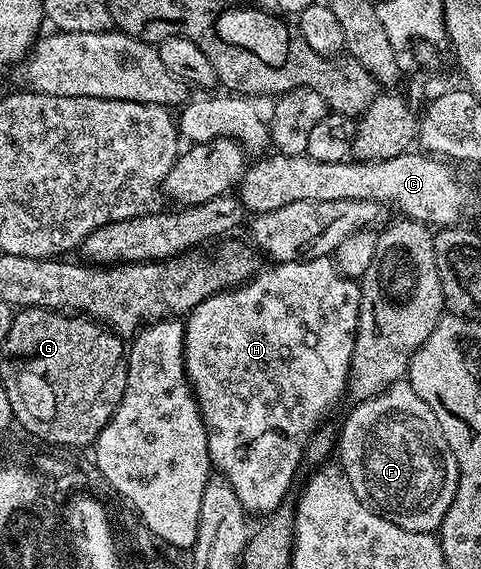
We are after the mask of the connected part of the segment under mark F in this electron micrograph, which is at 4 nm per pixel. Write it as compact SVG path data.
M404 379L395 381L377 397L368 397L351 407L353 409L349 411L340 433L338 429L338 457L340 453L339 464L354 491L377 513L398 523L398 527L406 531L435 534L454 499L460 472L454 451L450 451L446 435L442 435L442 427L438 427L438 419L434 419L434 411L430 411L418 391L414 391L414 387Z

